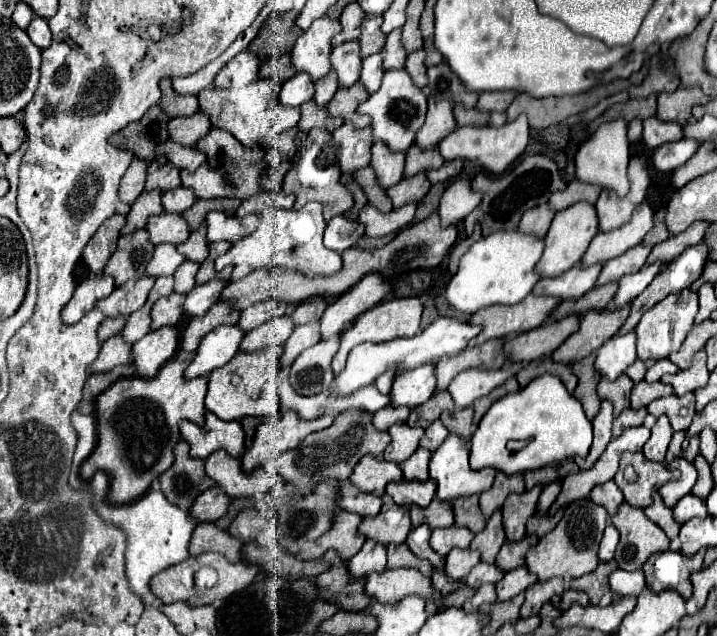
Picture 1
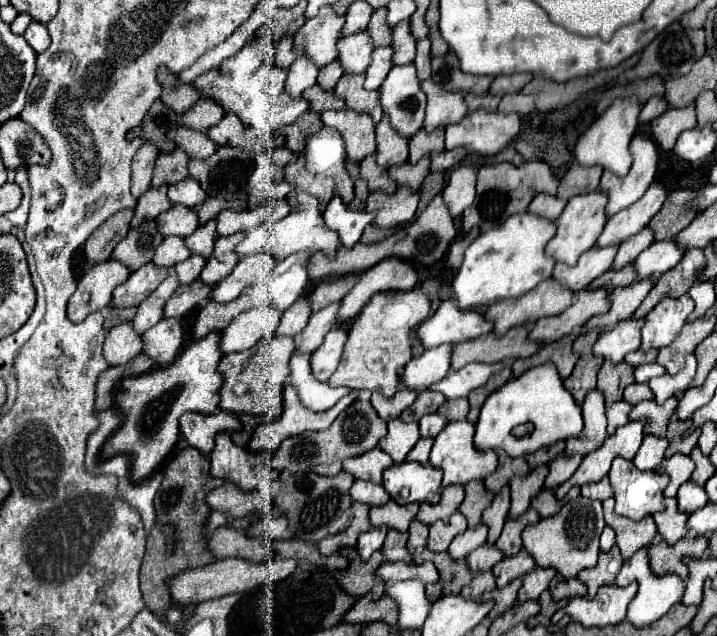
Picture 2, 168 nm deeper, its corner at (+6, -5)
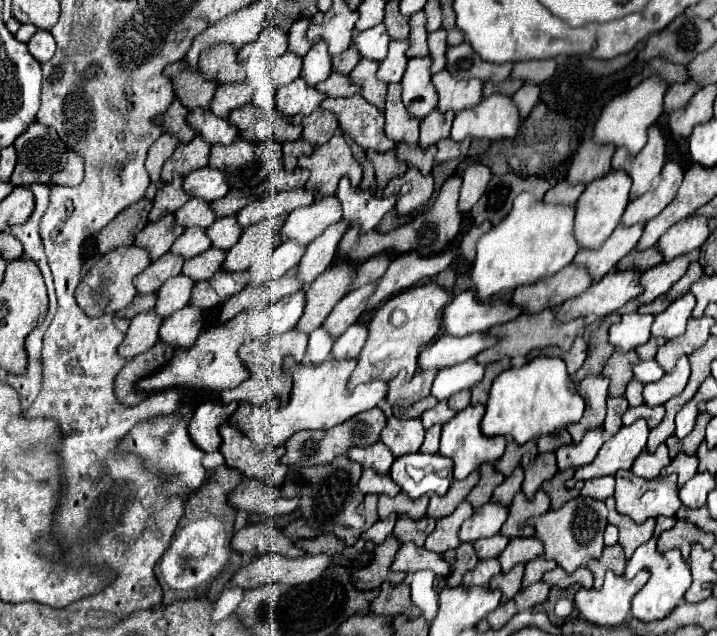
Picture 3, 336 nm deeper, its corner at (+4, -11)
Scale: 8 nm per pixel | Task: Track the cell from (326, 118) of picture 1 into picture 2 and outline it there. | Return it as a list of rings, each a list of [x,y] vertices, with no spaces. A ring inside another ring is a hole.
[[[312,86],[310,90],[304,90],[302,98],[308,100],[310,112],[314,112],[314,114],[322,114],[324,110],[342,110],[344,108],[342,98],[336,98],[334,92],[320,90],[320,86]]]

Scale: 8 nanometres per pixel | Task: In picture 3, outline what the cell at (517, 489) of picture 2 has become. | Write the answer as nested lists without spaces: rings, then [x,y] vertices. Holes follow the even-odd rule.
[[[544,452],[538,454],[534,462],[526,464],[526,478],[522,484],[522,490],[526,496],[534,496],[534,492],[540,488],[540,484],[548,478],[552,478],[558,472],[556,466],[556,454],[554,452]]]

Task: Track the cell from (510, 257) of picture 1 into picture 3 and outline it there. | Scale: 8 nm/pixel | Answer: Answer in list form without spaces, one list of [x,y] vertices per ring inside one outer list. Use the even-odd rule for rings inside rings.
[[[522,192],[506,220],[496,224],[478,240],[478,252],[472,268],[474,292],[480,300],[490,300],[500,294],[510,294],[522,284],[534,284],[556,274],[570,264],[578,252],[574,240],[574,204],[546,204],[534,200],[530,192]]]

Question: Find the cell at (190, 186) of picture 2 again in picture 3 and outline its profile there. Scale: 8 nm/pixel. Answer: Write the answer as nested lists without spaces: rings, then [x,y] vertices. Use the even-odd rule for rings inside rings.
[[[206,166],[206,168],[194,170],[194,172],[190,172],[186,176],[184,190],[194,198],[214,202],[214,200],[226,196],[230,186],[226,184],[226,176],[224,176],[224,172],[220,168]]]

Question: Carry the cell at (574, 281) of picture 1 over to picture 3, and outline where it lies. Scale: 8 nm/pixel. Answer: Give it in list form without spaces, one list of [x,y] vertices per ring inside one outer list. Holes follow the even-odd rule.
[[[620,224],[600,248],[596,250],[582,248],[576,254],[574,264],[588,268],[592,278],[600,280],[604,274],[616,268],[616,264],[622,260],[622,256],[626,256],[626,252],[636,248],[642,232],[644,232],[644,224],[634,224],[634,226]]]

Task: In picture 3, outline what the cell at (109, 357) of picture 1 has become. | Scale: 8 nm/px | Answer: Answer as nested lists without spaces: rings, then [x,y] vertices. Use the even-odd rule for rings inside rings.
[[[154,310],[142,312],[136,318],[132,318],[126,338],[118,348],[118,354],[126,360],[132,360],[134,356],[150,350],[158,340],[160,324],[162,324],[162,316],[154,314]]]

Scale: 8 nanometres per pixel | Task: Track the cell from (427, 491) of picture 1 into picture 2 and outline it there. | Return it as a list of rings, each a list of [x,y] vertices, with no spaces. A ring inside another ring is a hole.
[[[402,462],[384,472],[384,490],[398,504],[428,502],[436,504],[440,500],[442,472],[432,466],[420,466],[418,462]]]

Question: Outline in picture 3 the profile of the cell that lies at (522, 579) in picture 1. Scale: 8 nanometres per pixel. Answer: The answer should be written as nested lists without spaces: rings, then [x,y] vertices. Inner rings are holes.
[[[514,538],[504,548],[504,552],[498,556],[502,564],[502,572],[508,572],[518,562],[530,562],[538,558],[542,552],[542,542],[538,538]]]

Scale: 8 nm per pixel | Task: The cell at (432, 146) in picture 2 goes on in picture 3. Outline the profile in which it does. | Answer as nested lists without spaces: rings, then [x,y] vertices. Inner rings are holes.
[[[438,110],[430,112],[420,124],[420,144],[422,144],[422,148],[428,148],[428,146],[436,144],[438,140],[450,136],[452,120],[454,120],[454,112],[438,112]]]

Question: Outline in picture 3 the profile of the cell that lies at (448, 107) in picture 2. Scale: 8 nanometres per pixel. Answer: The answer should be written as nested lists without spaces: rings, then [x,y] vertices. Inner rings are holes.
[[[442,70],[432,76],[432,82],[440,94],[438,110],[440,112],[460,112],[464,108],[472,108],[482,100],[482,80],[454,80],[450,72]]]

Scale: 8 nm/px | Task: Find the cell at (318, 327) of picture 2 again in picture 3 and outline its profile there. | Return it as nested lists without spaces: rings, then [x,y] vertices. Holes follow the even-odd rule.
[[[366,284],[362,288],[348,292],[336,304],[336,308],[330,312],[330,316],[322,324],[330,332],[330,336],[334,336],[334,338],[340,336],[342,332],[346,332],[348,326],[352,326],[362,316],[362,312],[366,310],[366,300],[370,298],[372,290],[374,290],[374,284]]]

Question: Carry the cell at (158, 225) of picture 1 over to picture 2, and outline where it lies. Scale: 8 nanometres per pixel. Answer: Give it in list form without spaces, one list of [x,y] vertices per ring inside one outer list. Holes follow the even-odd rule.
[[[172,206],[168,212],[156,218],[156,228],[164,238],[168,236],[190,236],[198,228],[198,216],[192,208]]]

